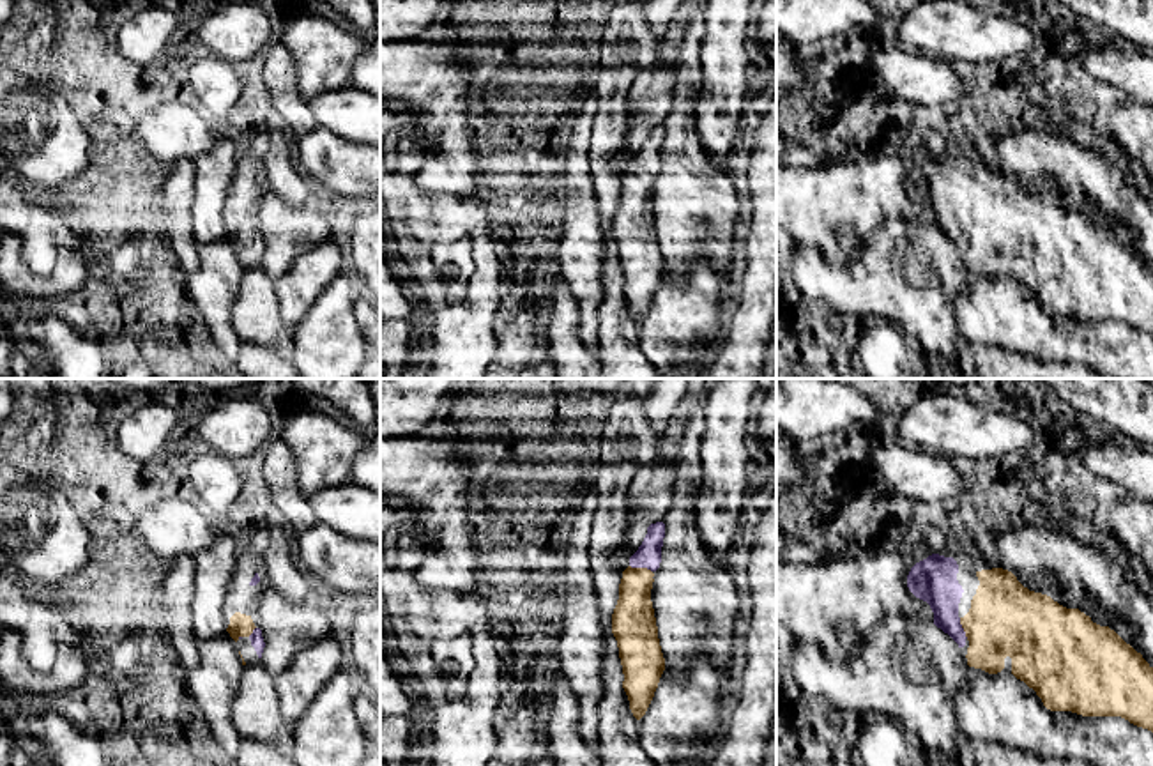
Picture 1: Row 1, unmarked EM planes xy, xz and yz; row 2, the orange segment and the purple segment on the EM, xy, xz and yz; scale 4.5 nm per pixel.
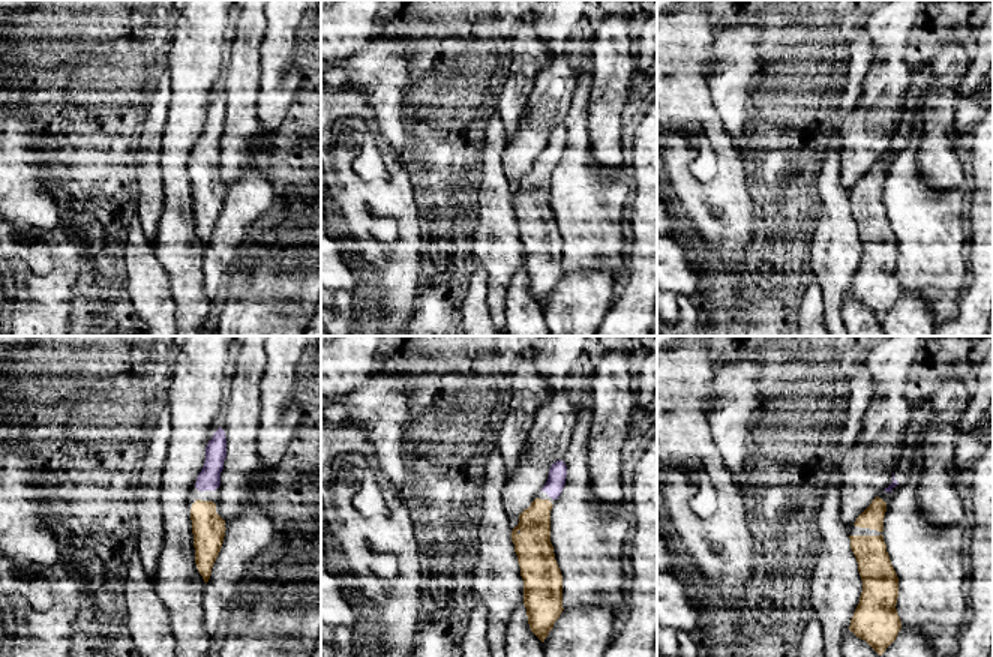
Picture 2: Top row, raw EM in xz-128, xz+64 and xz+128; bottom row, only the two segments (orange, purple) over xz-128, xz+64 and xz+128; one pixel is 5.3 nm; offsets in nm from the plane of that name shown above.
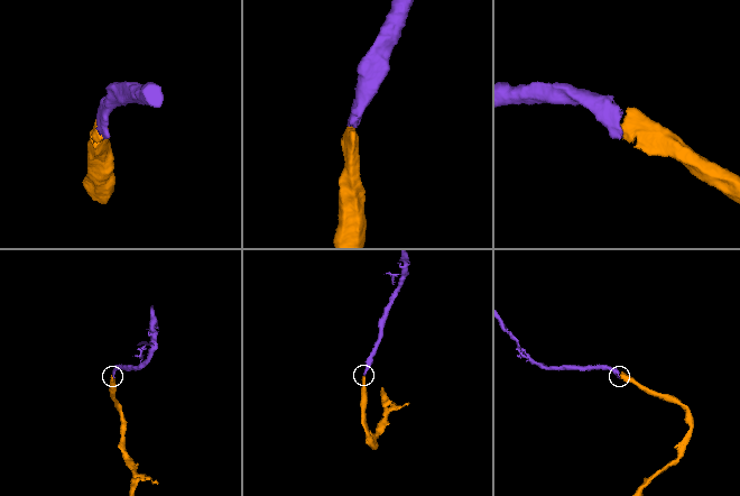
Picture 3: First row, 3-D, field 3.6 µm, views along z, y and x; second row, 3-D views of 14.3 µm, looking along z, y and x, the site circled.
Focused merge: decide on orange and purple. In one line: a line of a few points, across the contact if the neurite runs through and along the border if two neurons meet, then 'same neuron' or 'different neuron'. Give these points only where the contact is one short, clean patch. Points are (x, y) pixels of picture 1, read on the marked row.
xz (633, 621), (633, 591), (641, 568), (648, 556) | same neuron

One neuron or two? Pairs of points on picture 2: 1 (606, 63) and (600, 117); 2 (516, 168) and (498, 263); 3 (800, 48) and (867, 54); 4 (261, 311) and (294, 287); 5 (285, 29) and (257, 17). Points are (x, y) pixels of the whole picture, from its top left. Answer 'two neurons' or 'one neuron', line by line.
1: one neuron
2: two neurons
3: two neurons
4: one neuron
5: two neurons

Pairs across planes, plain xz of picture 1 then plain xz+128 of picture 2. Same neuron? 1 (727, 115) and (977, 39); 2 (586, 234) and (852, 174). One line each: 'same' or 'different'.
1: different
2: different

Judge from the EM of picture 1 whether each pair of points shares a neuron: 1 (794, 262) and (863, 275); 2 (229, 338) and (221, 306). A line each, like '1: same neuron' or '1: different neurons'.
1: different neurons
2: same neuron

